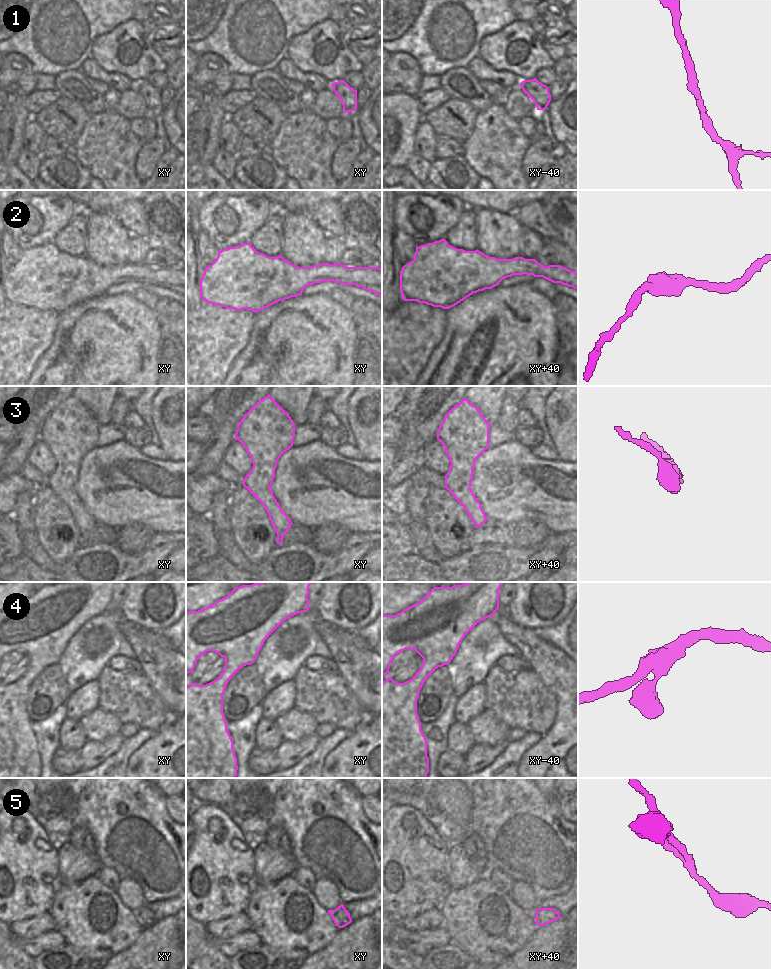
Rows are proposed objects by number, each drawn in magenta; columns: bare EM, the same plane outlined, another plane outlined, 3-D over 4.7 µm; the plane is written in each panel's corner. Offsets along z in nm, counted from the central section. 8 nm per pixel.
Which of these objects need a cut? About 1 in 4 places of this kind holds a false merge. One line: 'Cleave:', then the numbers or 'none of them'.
Cleave: none of them

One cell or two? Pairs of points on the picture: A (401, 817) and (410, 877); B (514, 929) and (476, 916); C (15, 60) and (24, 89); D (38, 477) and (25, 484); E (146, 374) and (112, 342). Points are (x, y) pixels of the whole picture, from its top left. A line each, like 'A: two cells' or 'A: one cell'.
A: one cell
B: one cell
C: one cell
D: two cells
E: one cell

